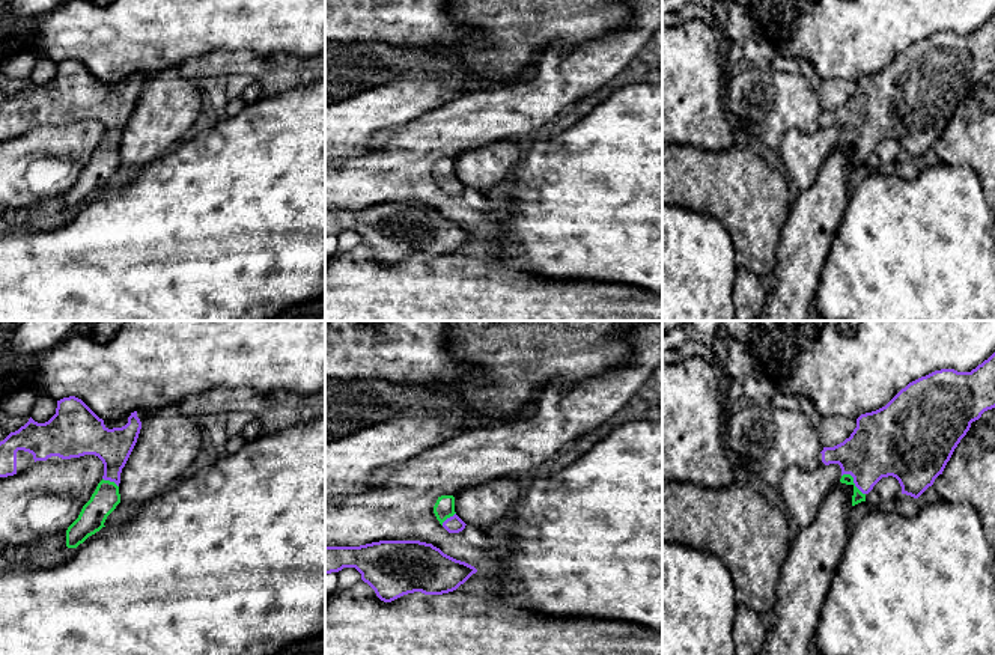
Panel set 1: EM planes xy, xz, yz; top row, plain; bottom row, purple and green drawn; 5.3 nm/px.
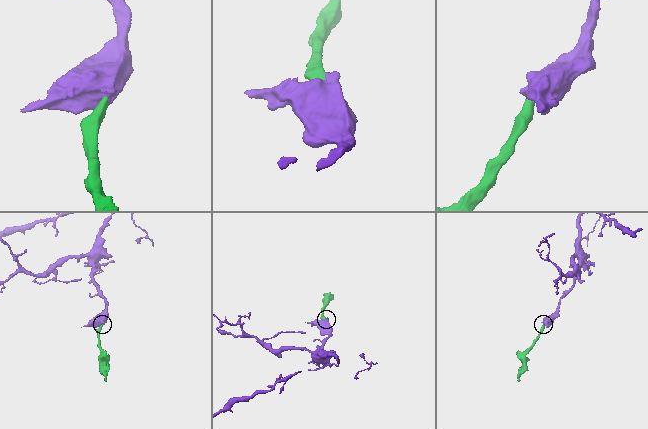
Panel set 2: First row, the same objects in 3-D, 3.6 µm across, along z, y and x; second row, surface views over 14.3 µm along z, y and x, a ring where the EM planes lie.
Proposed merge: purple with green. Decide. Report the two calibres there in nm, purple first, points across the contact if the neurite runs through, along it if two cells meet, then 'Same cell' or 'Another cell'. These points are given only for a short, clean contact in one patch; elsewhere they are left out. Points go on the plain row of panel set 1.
Thickness 340 nm (purple) against 60 nm. Path across: yz (882, 107), (854, 136), (854, 143), (848, 142). Same cell

